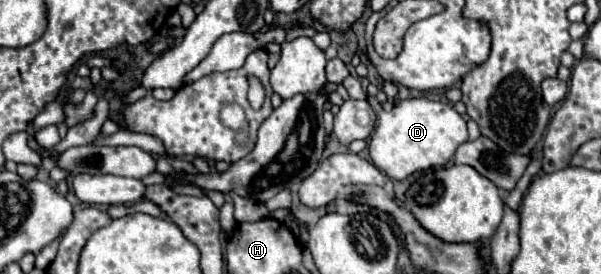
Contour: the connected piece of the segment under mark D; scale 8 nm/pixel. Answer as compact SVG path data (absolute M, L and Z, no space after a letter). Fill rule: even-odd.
M409 97L395 103L389 111L379 111L379 121L369 137L369 155L377 169L391 179L405 179L407 175L431 167L447 165L453 153L469 137L465 119L451 103L441 103L425 97Z

